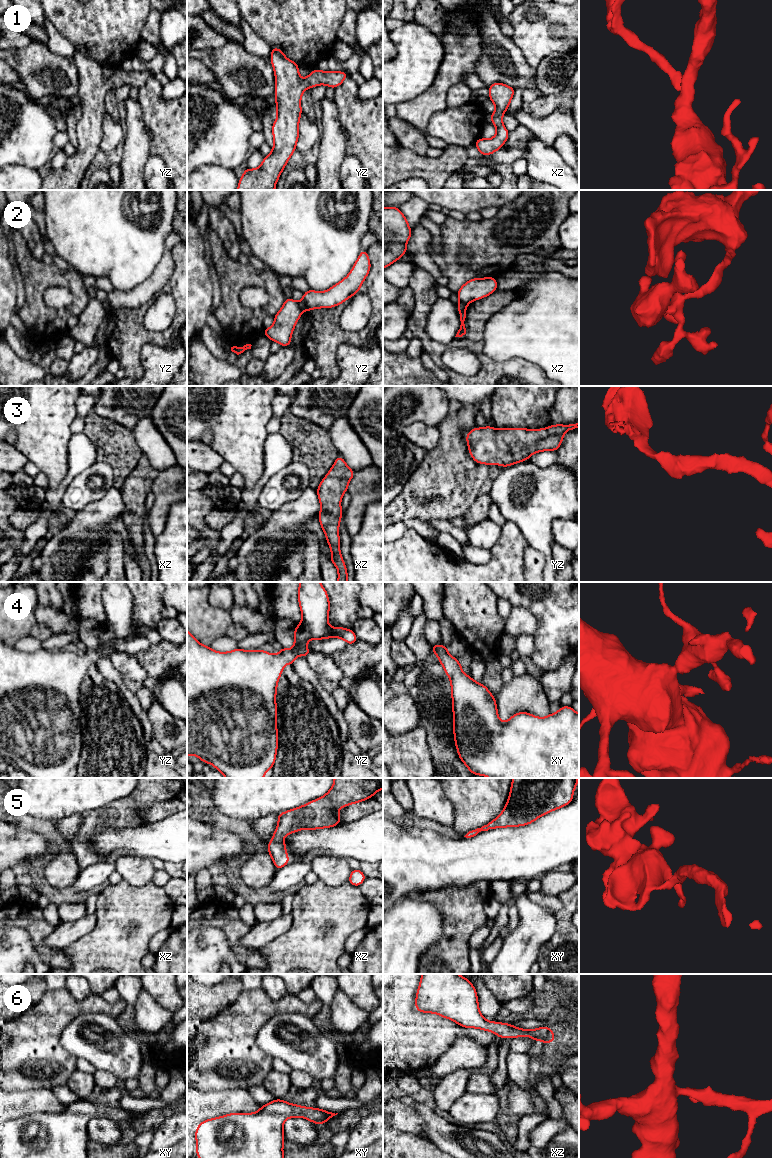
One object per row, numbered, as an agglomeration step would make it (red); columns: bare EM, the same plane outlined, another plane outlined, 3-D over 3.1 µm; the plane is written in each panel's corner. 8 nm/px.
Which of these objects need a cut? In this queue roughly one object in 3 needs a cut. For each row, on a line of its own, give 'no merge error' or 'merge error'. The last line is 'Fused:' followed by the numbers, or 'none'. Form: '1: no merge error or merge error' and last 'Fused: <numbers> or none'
1: no merge error
2: merge error
3: no merge error
4: no merge error
5: no merge error
6: no merge error
Fused: 2

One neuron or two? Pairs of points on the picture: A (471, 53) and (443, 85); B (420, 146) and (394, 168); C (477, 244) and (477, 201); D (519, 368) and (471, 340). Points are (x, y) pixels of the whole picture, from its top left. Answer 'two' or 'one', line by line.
A: one
B: two
C: two
D: one

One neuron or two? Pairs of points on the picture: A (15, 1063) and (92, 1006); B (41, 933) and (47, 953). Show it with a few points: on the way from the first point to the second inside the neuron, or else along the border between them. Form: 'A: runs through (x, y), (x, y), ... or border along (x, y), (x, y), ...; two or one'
A: runs through (34, 1044), (70, 1008), (73, 1008); one
B: runs through (40, 938), (40, 946), (42, 948); one

